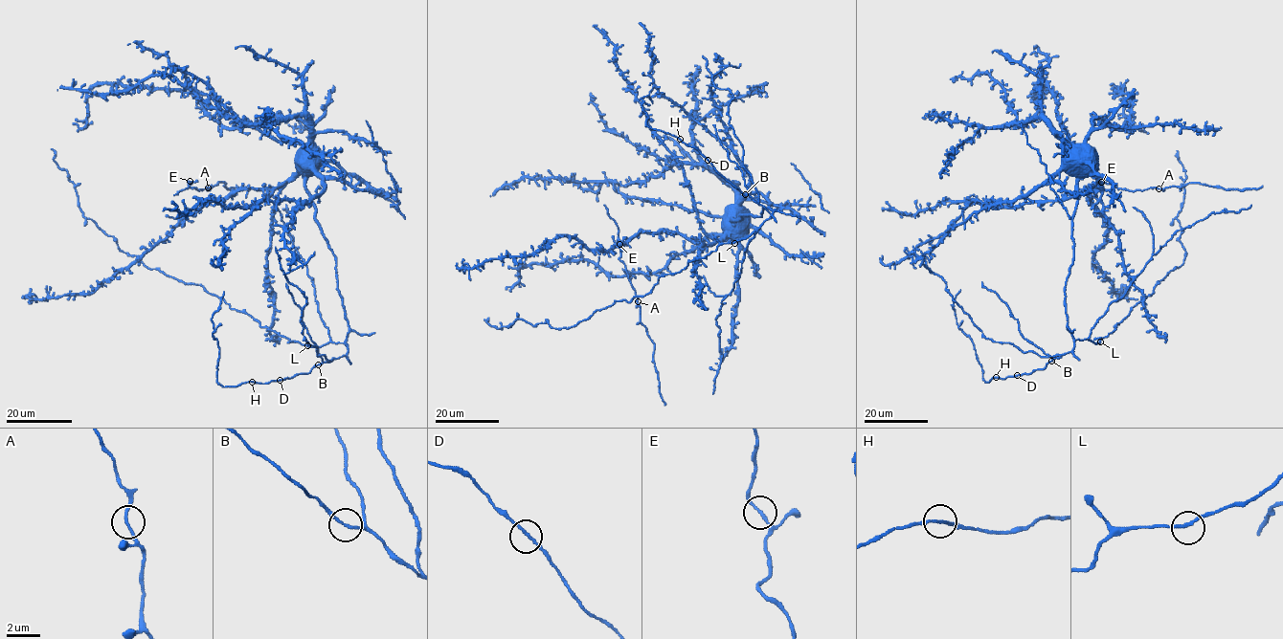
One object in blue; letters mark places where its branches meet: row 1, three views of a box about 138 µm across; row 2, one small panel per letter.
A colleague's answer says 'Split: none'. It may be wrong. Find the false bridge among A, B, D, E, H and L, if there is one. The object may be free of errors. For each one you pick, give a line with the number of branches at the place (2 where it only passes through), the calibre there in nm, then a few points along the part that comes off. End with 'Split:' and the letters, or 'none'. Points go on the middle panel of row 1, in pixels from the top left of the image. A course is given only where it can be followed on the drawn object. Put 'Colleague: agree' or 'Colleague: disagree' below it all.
Split: none
Colleague: agree

